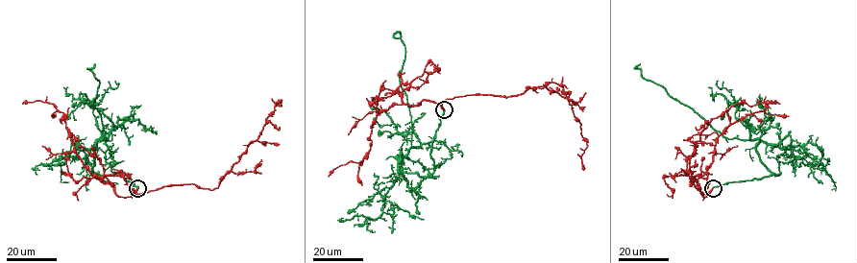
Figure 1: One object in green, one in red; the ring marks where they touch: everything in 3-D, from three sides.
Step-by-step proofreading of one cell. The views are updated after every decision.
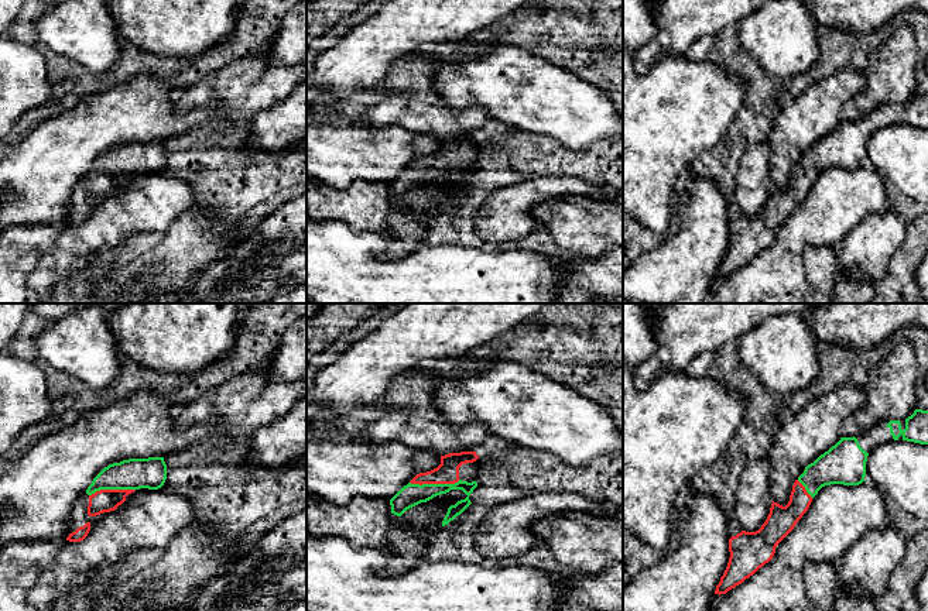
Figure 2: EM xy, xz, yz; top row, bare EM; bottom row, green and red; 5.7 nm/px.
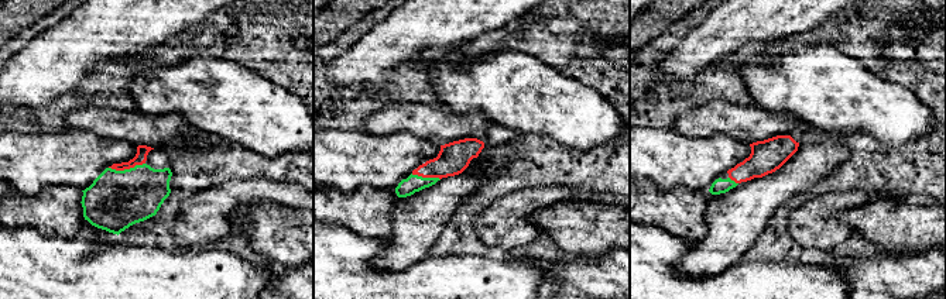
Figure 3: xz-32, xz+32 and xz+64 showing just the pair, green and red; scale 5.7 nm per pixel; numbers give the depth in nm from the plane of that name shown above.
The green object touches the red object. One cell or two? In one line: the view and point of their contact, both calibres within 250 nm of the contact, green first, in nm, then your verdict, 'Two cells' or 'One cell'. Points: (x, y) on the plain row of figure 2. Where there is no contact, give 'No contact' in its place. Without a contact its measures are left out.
Touches green at xz (434, 168). Thickness 130 nm (green) against 130 nm. One cell

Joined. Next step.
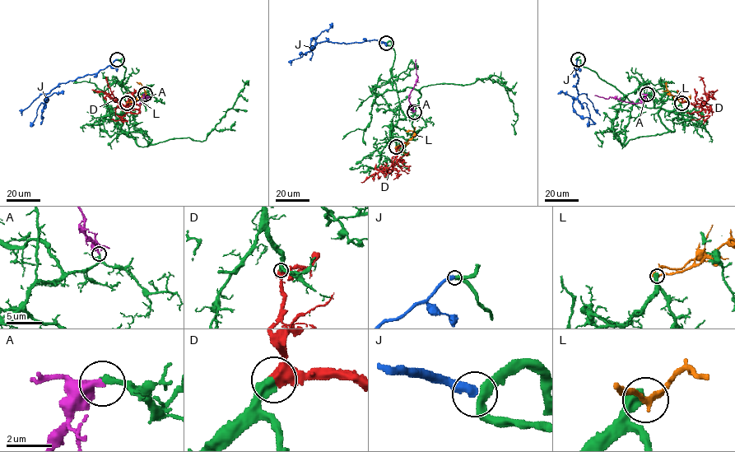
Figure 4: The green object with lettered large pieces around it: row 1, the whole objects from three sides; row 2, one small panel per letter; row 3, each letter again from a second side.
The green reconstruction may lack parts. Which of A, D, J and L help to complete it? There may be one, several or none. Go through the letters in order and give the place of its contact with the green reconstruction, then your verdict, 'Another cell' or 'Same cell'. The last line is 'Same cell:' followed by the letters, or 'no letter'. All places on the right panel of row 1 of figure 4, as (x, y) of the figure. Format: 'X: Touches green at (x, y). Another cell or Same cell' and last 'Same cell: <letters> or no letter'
A: Touches green at (647, 94). Same cell
D: Touches green at (681, 102). Same cell
J: Touches green at (578, 59). Another cell
L: Touches green at (681, 103). Another cell
Same cell: A, D

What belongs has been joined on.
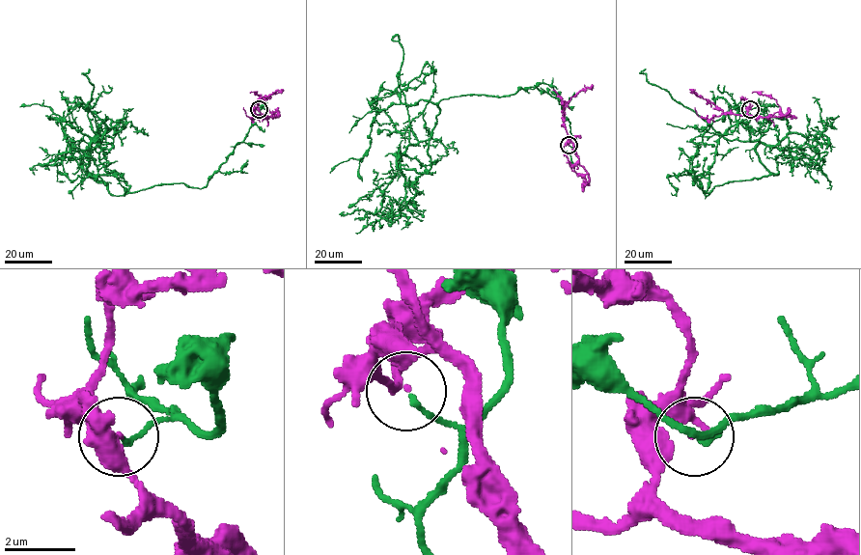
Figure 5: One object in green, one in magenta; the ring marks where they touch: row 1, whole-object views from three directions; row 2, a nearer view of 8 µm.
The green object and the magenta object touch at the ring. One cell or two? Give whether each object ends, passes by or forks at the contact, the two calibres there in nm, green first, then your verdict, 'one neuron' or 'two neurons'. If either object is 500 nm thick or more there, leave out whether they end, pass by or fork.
green ends there; magenta ends there; 130 nm thick on the green side, 180 nm on the other; two neurons

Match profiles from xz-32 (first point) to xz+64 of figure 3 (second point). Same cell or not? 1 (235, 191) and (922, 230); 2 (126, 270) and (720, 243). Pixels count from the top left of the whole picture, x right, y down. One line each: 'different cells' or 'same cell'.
1: different cells
2: different cells

